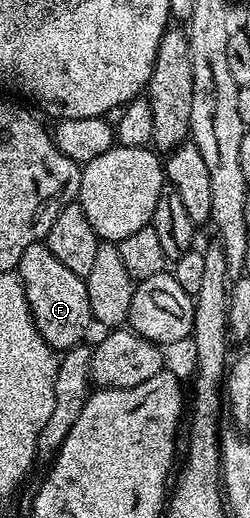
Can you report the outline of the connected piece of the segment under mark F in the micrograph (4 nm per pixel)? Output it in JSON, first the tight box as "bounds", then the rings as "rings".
{"bounds":[18,242,94,350],"rings":[[[44,242],[26,246],[20,259],[18,275],[24,284],[26,302],[32,311],[34,326],[38,334],[42,334],[44,341],[57,350],[85,343],[84,335],[87,334],[88,327],[93,327],[94,321],[84,277],[66,270],[66,266],[62,266],[62,262],[58,262],[58,258],[50,254],[47,243]]]}

